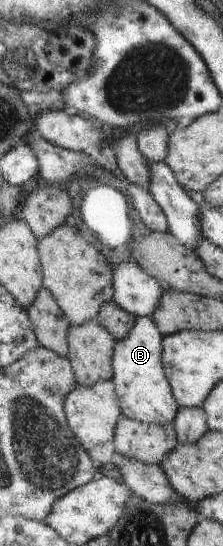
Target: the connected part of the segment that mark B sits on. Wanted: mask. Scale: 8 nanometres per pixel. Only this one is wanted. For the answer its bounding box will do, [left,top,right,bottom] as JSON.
[113,318,180,426]

